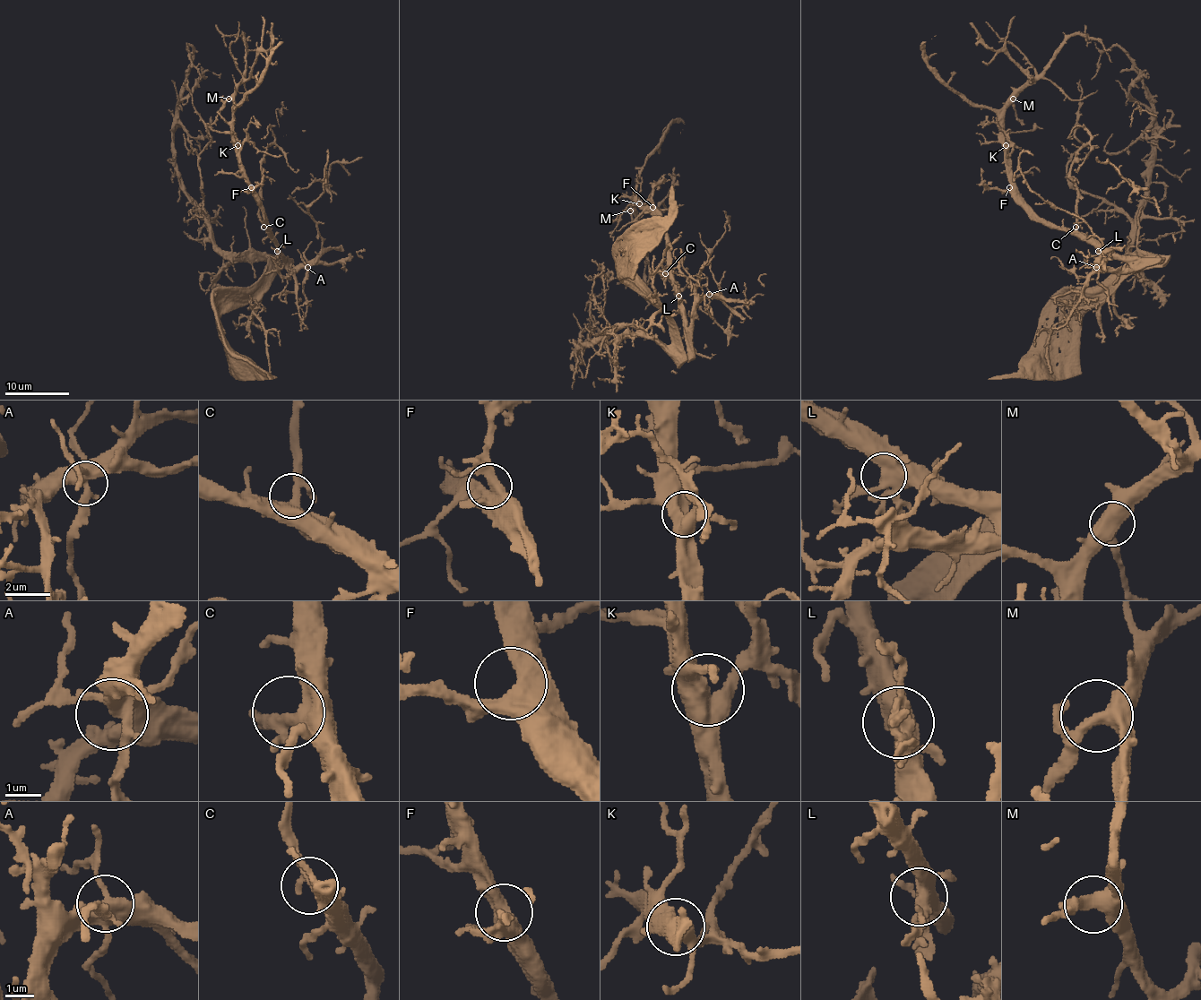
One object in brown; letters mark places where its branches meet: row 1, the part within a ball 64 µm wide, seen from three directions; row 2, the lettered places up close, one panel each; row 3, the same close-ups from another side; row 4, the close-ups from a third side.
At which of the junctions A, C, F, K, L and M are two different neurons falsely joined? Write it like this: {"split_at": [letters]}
{"split_at": []}

